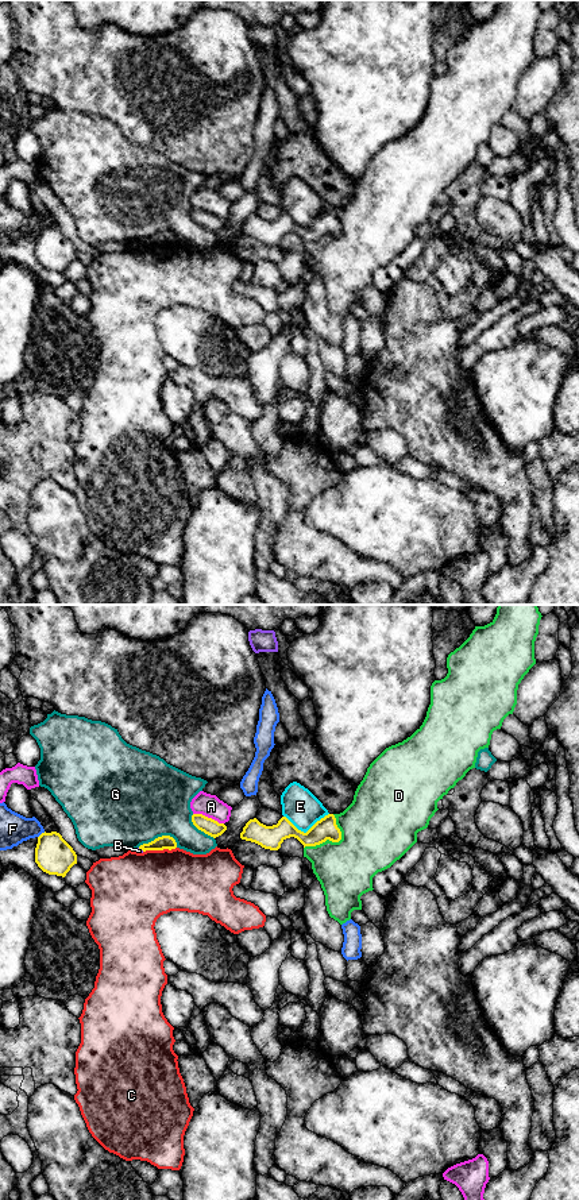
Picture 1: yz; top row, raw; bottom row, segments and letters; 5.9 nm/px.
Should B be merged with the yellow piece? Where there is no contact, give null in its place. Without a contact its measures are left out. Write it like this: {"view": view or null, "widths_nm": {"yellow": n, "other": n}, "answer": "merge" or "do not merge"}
{"view": "yz", "widths_nm": {"yellow": 80, "other": 30}, "answer": "do not merge"}

